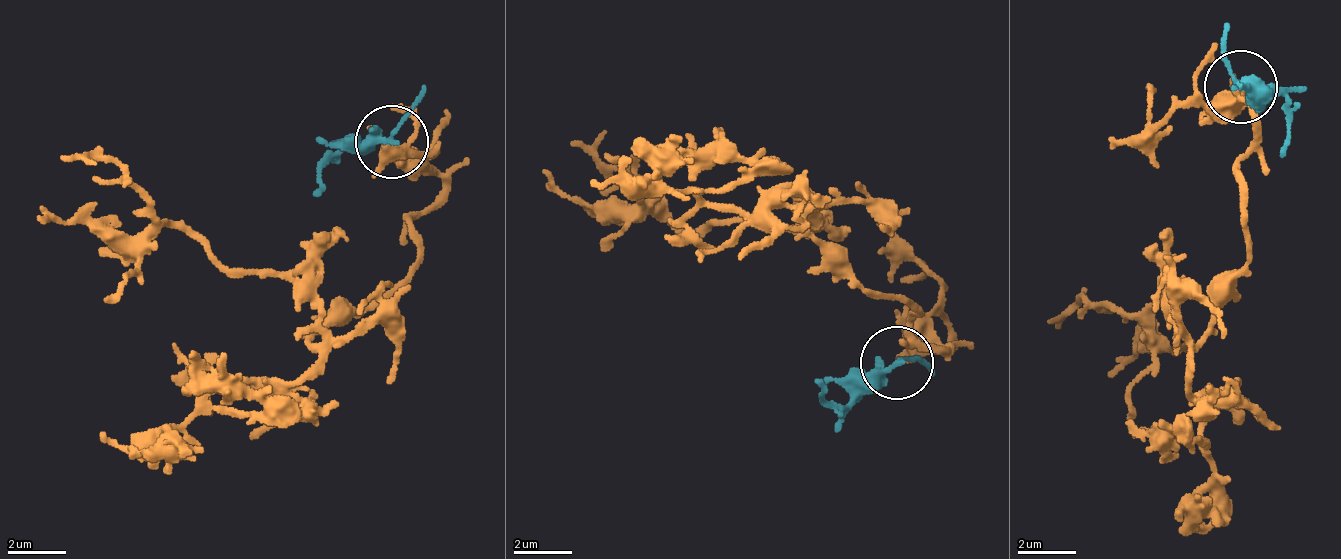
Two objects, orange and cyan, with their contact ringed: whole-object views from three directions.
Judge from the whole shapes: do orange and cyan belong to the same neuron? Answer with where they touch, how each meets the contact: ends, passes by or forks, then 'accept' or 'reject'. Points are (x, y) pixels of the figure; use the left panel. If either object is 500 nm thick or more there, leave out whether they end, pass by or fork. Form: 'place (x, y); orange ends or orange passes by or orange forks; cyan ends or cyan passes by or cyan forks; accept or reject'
place (391, 141); orange ends; cyan passes by; reject

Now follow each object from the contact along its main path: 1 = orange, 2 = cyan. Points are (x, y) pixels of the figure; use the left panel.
1: (389, 142), (441, 187), (419, 260), (314, 345), (291, 280), (225, 272), (111, 157), (58, 156)
2: (389, 142), (348, 146), (319, 169), (311, 193)

